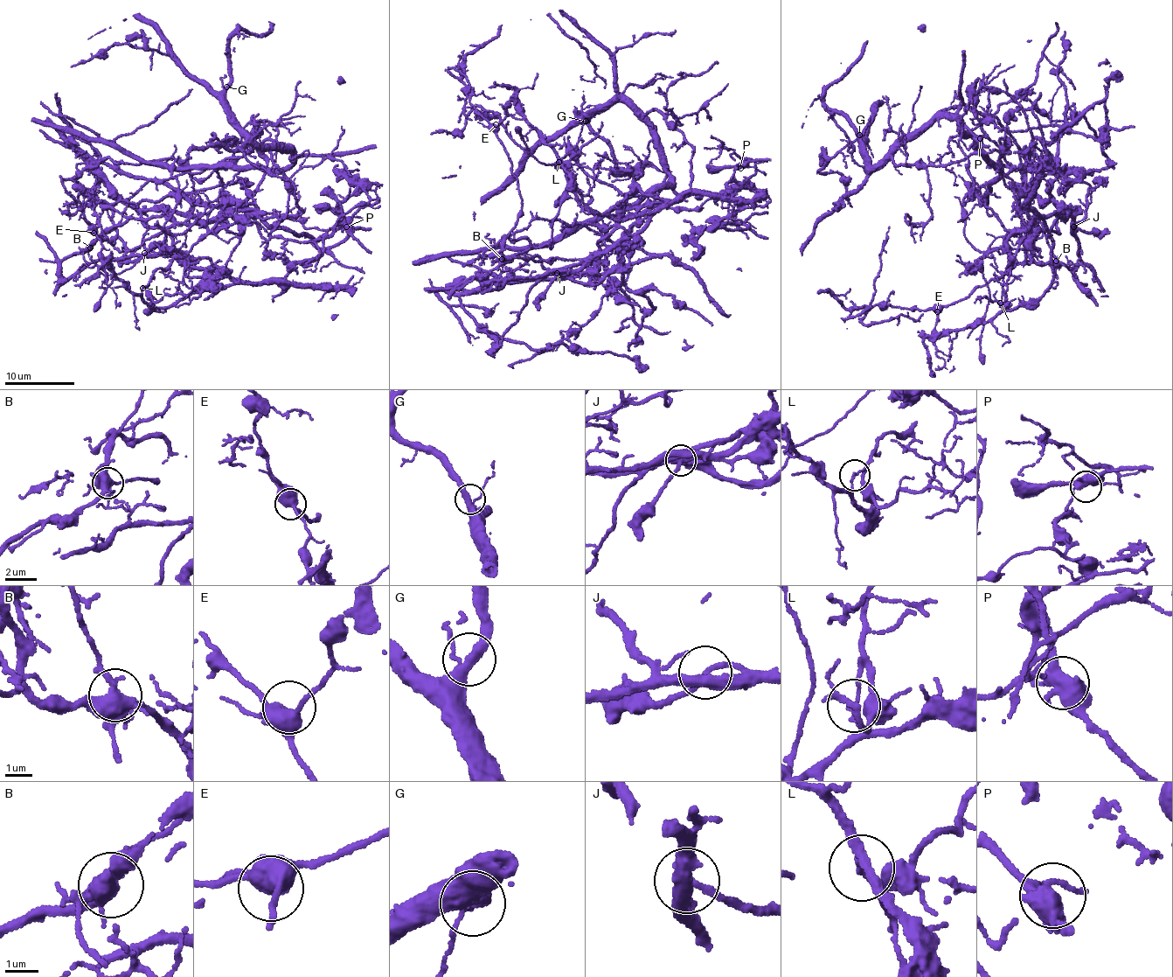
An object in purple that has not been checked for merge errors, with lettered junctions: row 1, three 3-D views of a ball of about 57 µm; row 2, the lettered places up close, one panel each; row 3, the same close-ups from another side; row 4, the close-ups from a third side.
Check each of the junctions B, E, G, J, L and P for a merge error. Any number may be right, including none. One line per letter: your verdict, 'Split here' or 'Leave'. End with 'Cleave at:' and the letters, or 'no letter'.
B: Split here
E: Leave
G: Leave
J: Leave
L: Split here
P: Leave
Cleave at: B, L

